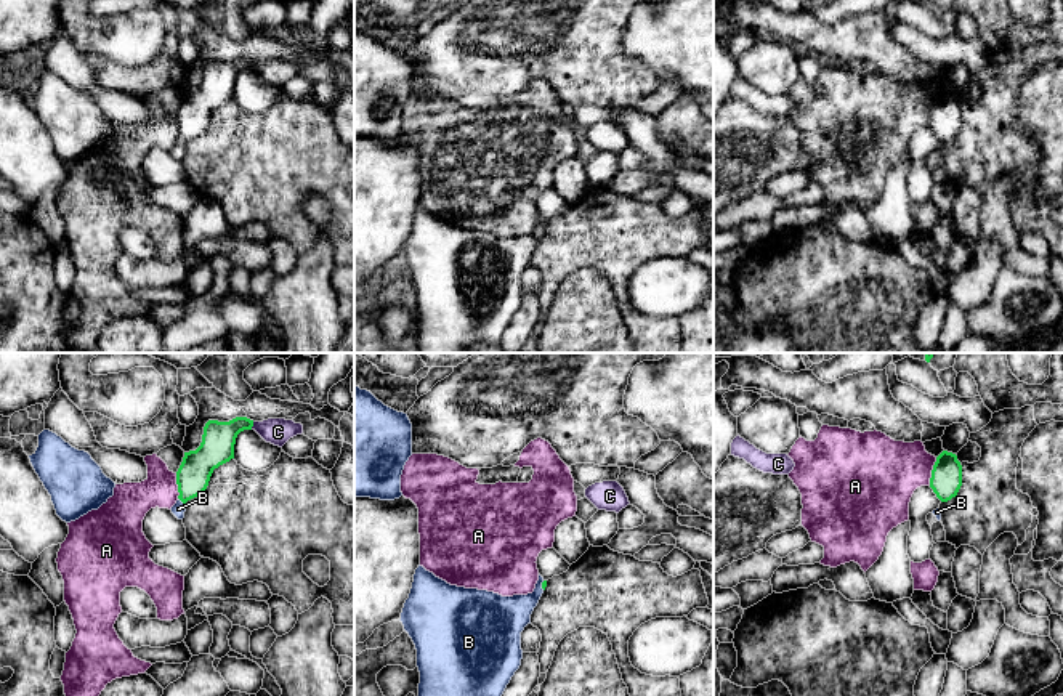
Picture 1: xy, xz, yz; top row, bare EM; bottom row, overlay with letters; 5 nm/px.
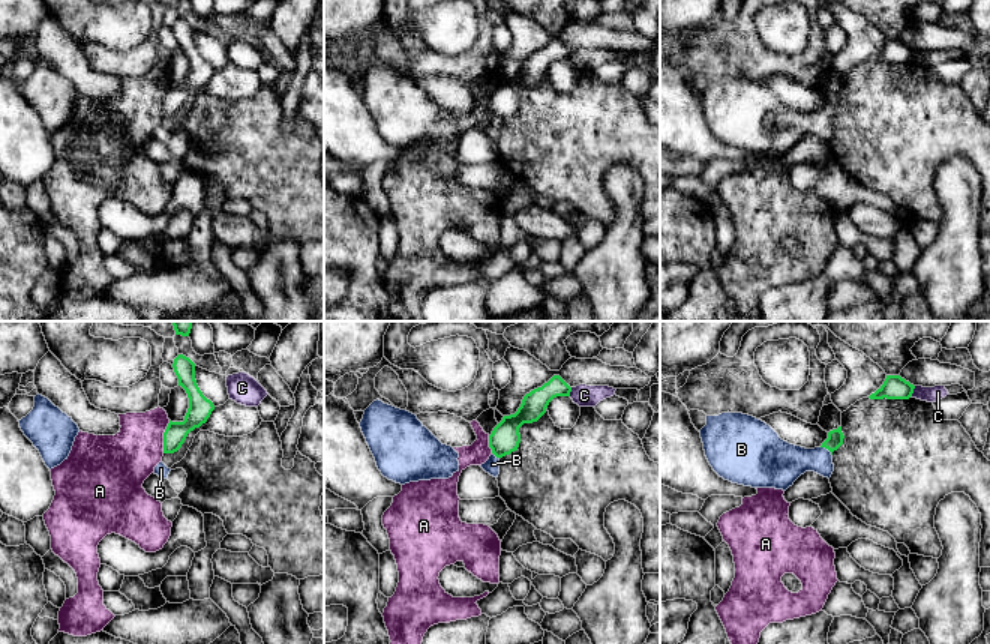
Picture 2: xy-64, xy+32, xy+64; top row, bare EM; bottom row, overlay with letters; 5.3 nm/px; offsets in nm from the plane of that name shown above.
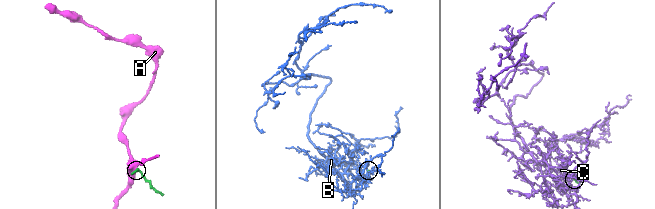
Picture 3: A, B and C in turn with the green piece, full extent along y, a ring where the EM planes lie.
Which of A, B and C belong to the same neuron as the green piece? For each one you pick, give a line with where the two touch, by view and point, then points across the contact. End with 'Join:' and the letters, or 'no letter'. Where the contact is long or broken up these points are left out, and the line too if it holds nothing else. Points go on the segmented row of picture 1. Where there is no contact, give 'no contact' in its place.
B: meets green in xy at (181, 501); runs through xy (193, 477), (181, 501), (178, 509)
Join: B

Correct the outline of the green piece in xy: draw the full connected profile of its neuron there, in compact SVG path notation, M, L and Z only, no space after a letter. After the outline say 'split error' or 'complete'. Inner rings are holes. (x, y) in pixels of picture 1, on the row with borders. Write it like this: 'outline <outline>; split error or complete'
outline M236 417L229 422L208 420L204 427L202 443L196 451L184 452L176 471L178 500L170 508L178 518L184 518L186 502L200 496L215 468L234 459L236 438L244 430L252 430L253 420Z; split error

